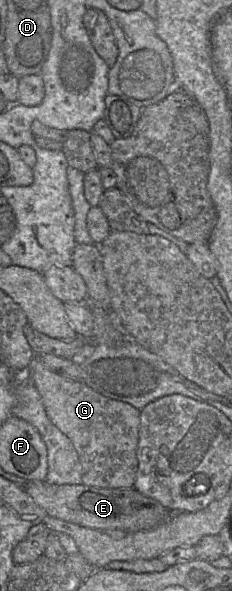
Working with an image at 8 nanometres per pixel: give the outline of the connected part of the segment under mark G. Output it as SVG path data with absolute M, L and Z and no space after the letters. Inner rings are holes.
M39 356L32 360L26 372L41 395L49 419L73 443L82 466L82 483L100 488L134 488L138 469L137 449L141 411L128 403L105 397L85 383L59 376L48 369Z

